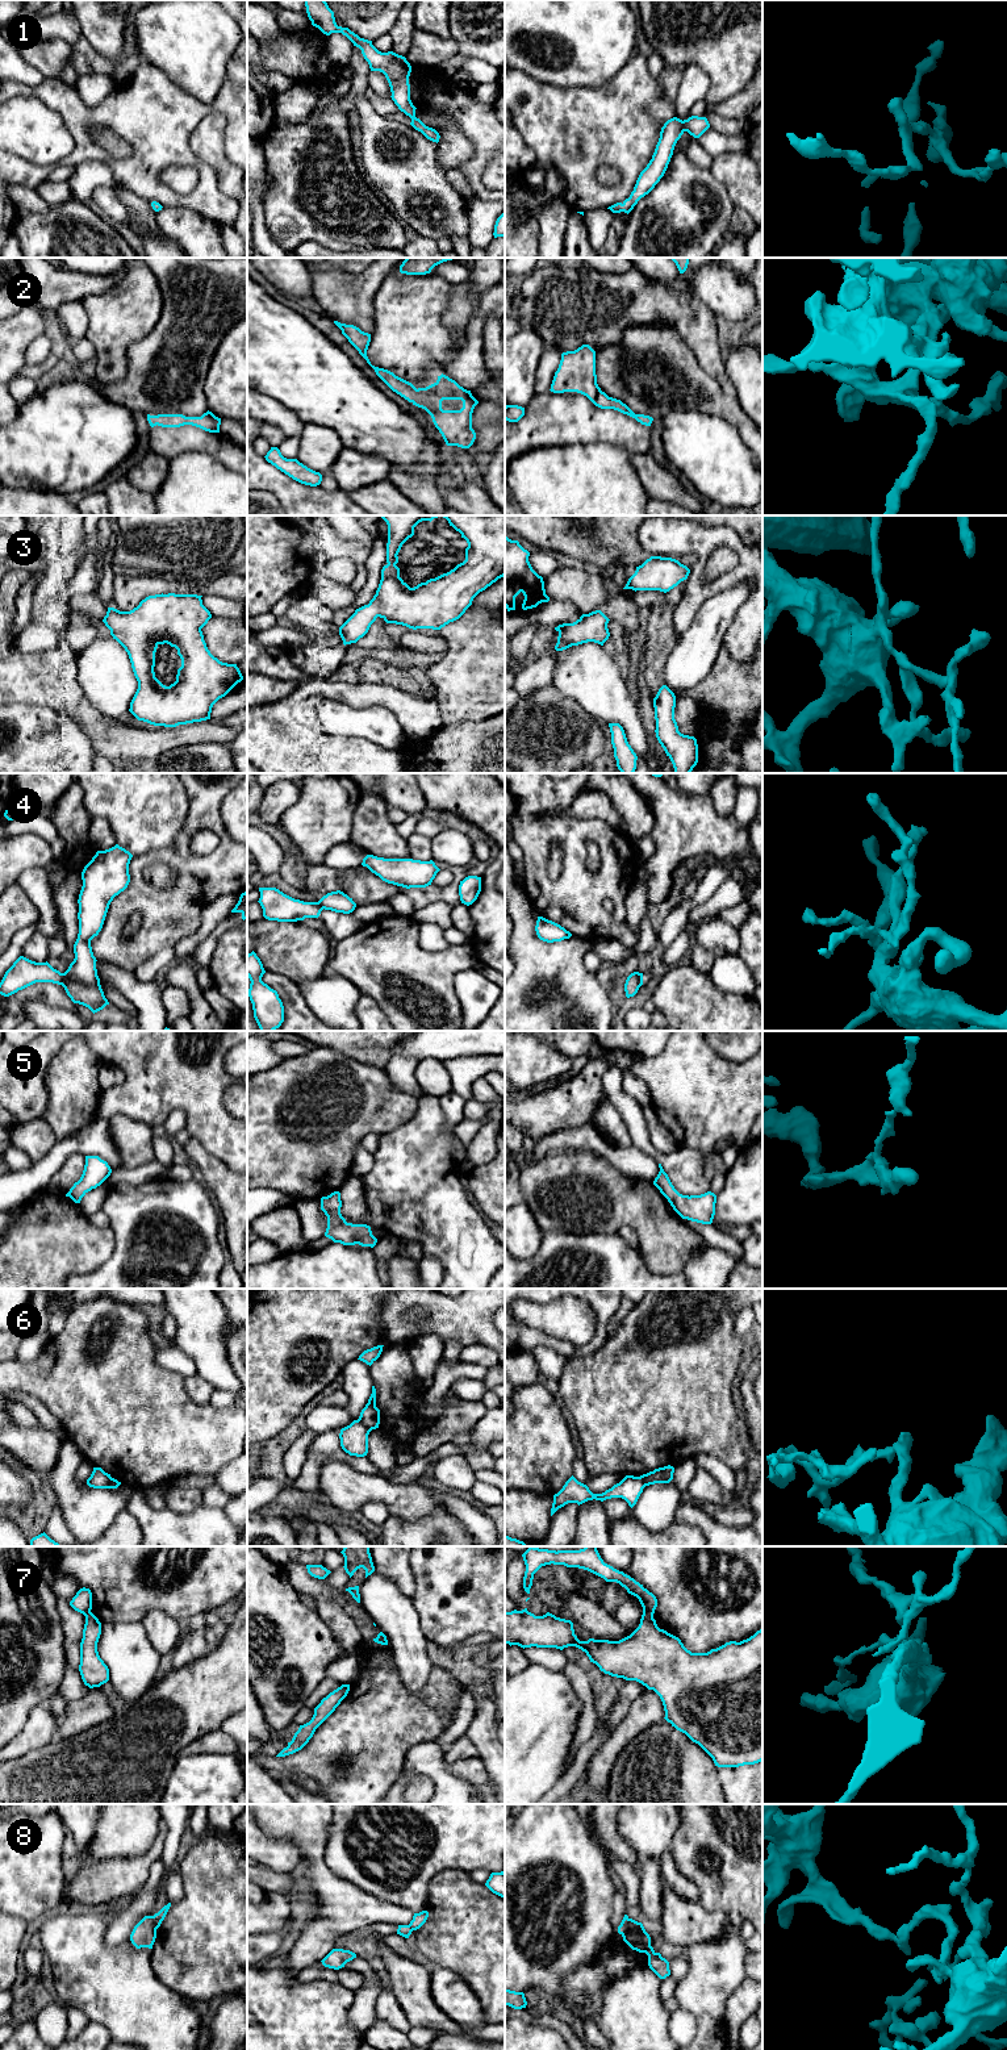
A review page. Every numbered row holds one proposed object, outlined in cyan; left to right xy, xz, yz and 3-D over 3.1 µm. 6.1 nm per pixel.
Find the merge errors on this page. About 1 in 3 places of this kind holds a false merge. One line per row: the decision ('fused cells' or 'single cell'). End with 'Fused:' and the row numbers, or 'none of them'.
1: single cell
2: single cell
3: single cell
4: fused cells
5: single cell
6: fused cells
7: fused cells
8: fused cells
Fused: 4, 6, 7, 8

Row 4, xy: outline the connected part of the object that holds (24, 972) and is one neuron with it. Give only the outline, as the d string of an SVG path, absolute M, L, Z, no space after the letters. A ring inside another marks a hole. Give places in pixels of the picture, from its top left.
M20 956L5 972L0 982L0 994L9 997L35 982L53 982L62 985L64 973L54 969L47 961L35 963Z

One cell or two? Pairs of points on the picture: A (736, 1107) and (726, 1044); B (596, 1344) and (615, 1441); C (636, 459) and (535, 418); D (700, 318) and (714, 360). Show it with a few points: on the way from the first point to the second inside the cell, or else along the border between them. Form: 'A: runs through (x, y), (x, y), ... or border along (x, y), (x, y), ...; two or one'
A: border along (707, 1044), (730, 1060), (743, 1061), (748, 1059); two
B: border along (610, 1335), (594, 1352), (568, 1358); two
C: border along (632, 452), (648, 454); two
D: runs through (700, 329), (707, 350); one

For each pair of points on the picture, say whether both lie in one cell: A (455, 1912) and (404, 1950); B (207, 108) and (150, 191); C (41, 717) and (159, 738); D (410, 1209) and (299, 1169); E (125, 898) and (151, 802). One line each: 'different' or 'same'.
A: different
B: same
C: different
D: different
E: different

